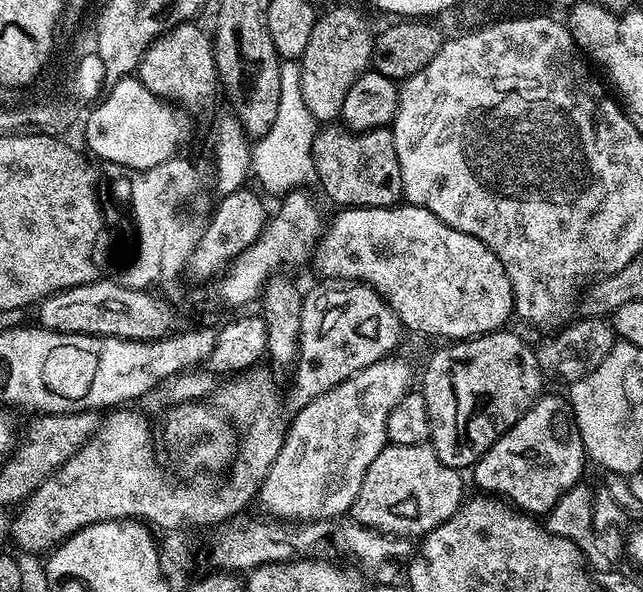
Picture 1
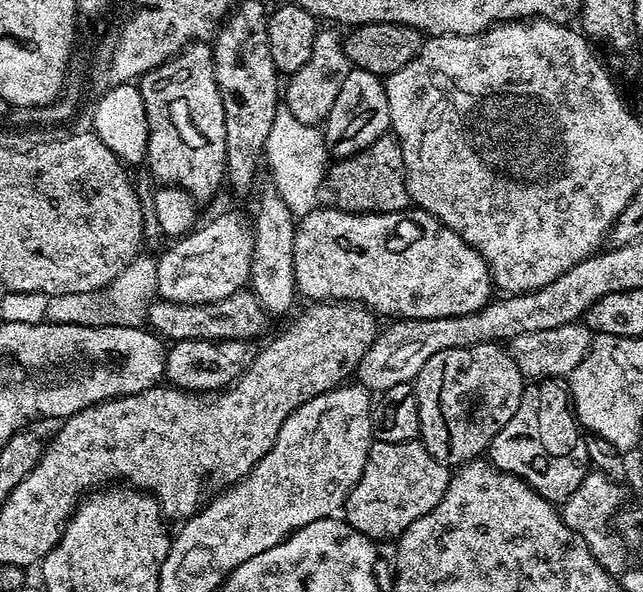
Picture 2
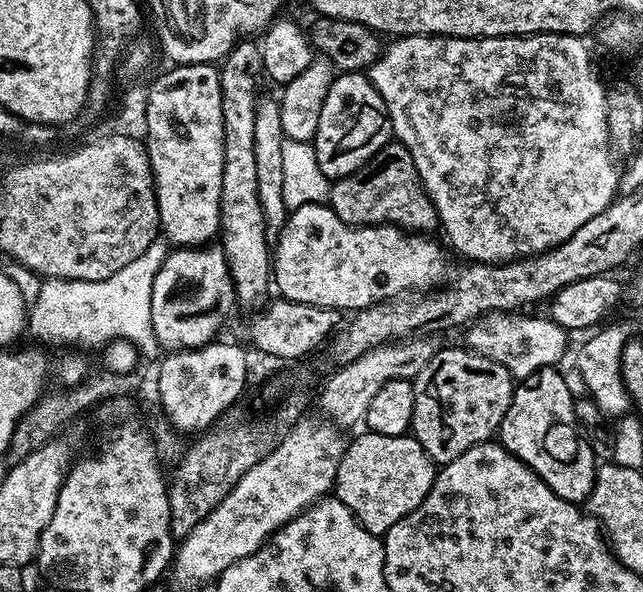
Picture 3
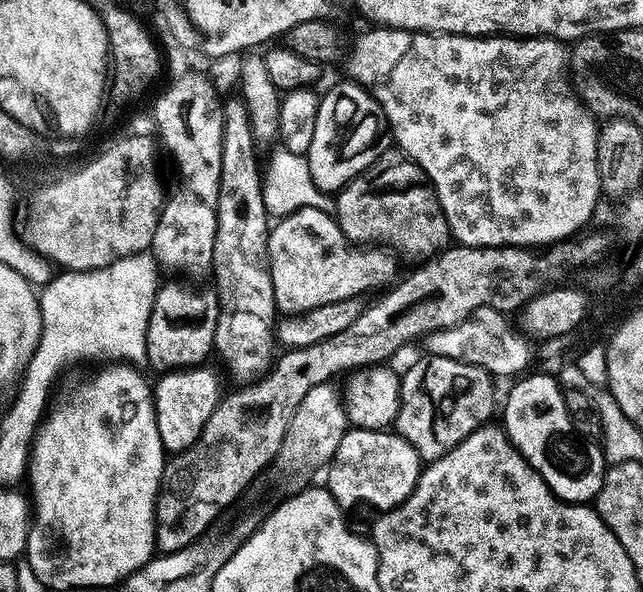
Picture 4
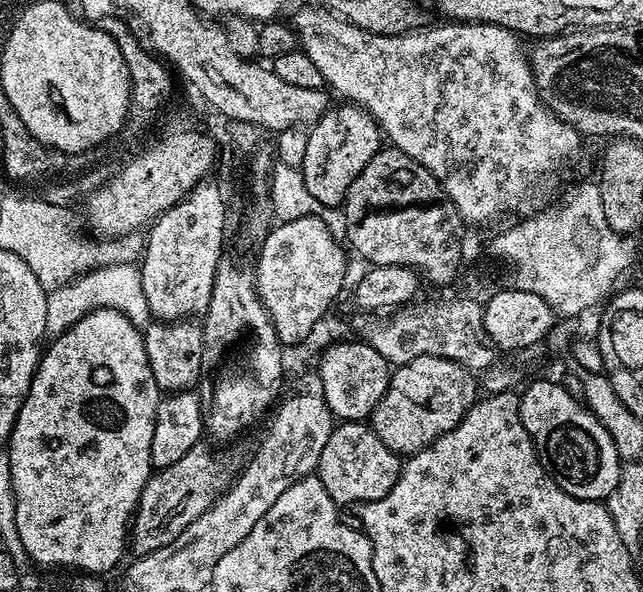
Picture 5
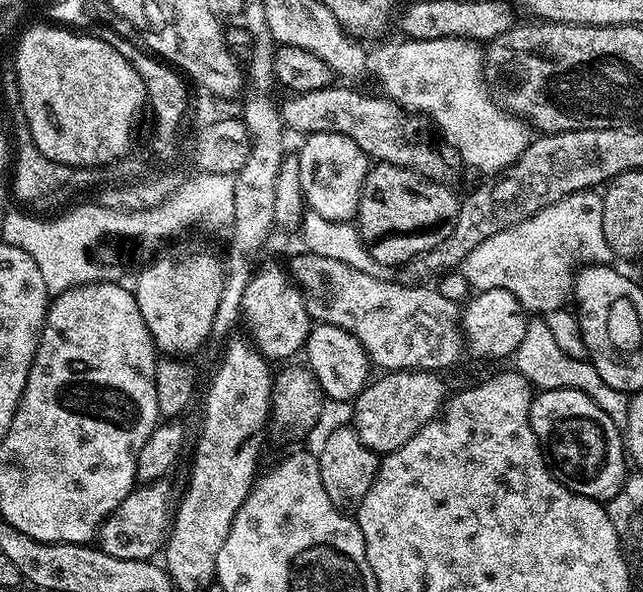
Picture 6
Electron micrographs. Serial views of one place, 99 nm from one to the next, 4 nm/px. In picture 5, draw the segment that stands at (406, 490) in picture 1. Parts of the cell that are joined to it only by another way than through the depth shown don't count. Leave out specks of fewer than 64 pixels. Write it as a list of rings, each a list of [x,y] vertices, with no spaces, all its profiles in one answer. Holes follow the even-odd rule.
[[[340,422],[333,427],[330,438],[326,438],[326,446],[322,446],[322,458],[315,475],[320,477],[322,486],[326,486],[326,494],[330,494],[336,505],[363,506],[389,494],[400,476],[401,467],[401,457],[391,452],[367,423]]]

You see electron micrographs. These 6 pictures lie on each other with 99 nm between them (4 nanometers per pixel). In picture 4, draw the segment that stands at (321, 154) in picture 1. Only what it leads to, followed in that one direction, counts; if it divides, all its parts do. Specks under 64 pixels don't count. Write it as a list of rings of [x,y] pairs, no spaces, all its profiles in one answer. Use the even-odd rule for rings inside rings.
[[[385,150],[380,153],[380,157],[363,174],[355,176],[344,188],[340,189],[335,197],[335,222],[342,230],[344,237],[356,246],[380,245],[393,253],[401,252],[404,256],[420,256],[429,240],[434,246],[433,249],[443,250],[450,244],[450,233],[446,218],[442,215],[433,193],[427,187],[424,187],[425,189],[412,188],[415,184],[421,183],[423,185],[425,180],[423,170],[410,157],[405,156],[399,150]],[[407,220],[412,220],[412,228],[407,228],[404,225]]]

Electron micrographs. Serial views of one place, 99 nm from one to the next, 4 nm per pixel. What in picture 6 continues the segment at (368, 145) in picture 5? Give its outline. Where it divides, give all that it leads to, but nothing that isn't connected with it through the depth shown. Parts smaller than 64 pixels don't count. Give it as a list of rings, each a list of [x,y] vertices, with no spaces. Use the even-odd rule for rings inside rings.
[[[314,133],[303,137],[304,145],[298,149],[300,158],[300,185],[304,195],[304,203],[311,211],[317,212],[323,218],[330,220],[355,221],[358,216],[358,202],[364,179],[370,167],[369,157],[350,137],[341,133]]]

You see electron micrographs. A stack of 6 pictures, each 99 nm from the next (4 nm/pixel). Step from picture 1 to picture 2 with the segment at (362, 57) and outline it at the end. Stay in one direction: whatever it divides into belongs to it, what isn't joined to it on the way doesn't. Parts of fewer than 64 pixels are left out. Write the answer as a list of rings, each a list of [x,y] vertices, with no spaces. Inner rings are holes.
[[[332,26],[319,29],[314,38],[314,50],[310,52],[310,62],[302,66],[302,70],[291,73],[287,77],[286,87],[282,92],[282,104],[298,118],[298,122],[315,126],[323,125],[324,119],[330,114],[330,106],[334,106],[334,98],[338,98],[338,90],[342,82],[346,82],[346,74],[350,65],[344,49],[344,36],[336,33]]]

